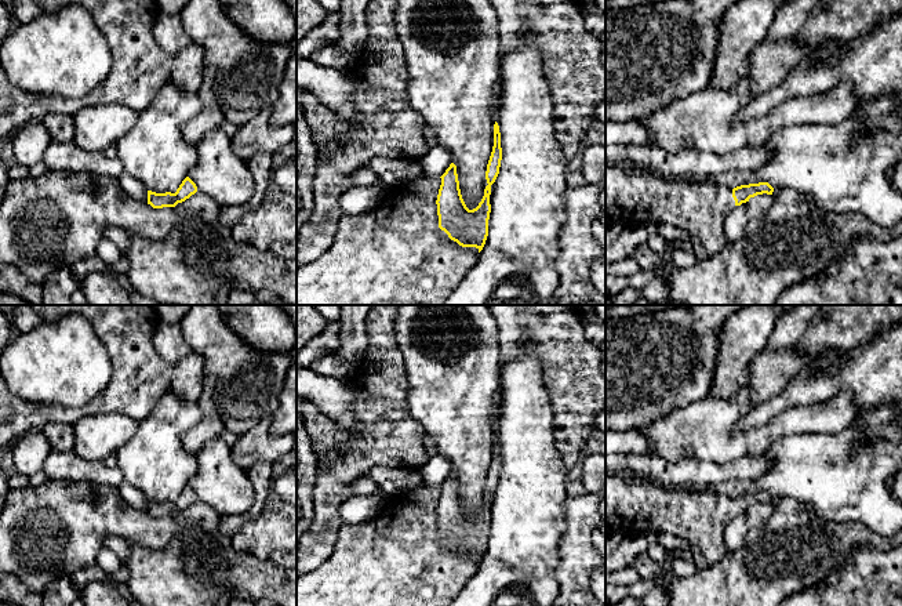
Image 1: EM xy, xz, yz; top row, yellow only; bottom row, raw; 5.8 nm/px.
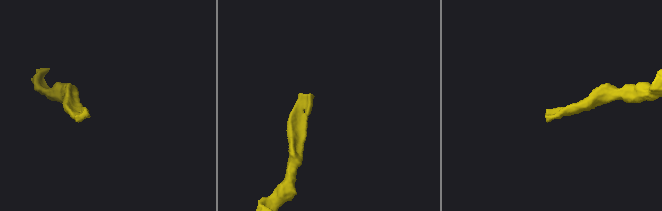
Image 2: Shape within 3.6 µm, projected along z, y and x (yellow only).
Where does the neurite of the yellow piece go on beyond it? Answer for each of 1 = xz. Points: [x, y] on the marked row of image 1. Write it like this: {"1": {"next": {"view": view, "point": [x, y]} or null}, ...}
{"1": {"next": null}}

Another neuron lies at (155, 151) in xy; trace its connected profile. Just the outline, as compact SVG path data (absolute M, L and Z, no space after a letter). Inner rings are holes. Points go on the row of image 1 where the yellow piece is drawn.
M167 81L150 105L139 113L134 127L116 144L117 159L124 173L141 181L146 190L175 193L199 160L196 148L183 137L183 124L200 110L201 101L196 94L186 94L174 83Z

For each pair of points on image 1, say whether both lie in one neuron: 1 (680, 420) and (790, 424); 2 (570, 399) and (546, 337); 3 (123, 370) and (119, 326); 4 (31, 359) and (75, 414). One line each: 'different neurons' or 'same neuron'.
1: same neuron
2: same neuron
3: same neuron
4: different neurons

